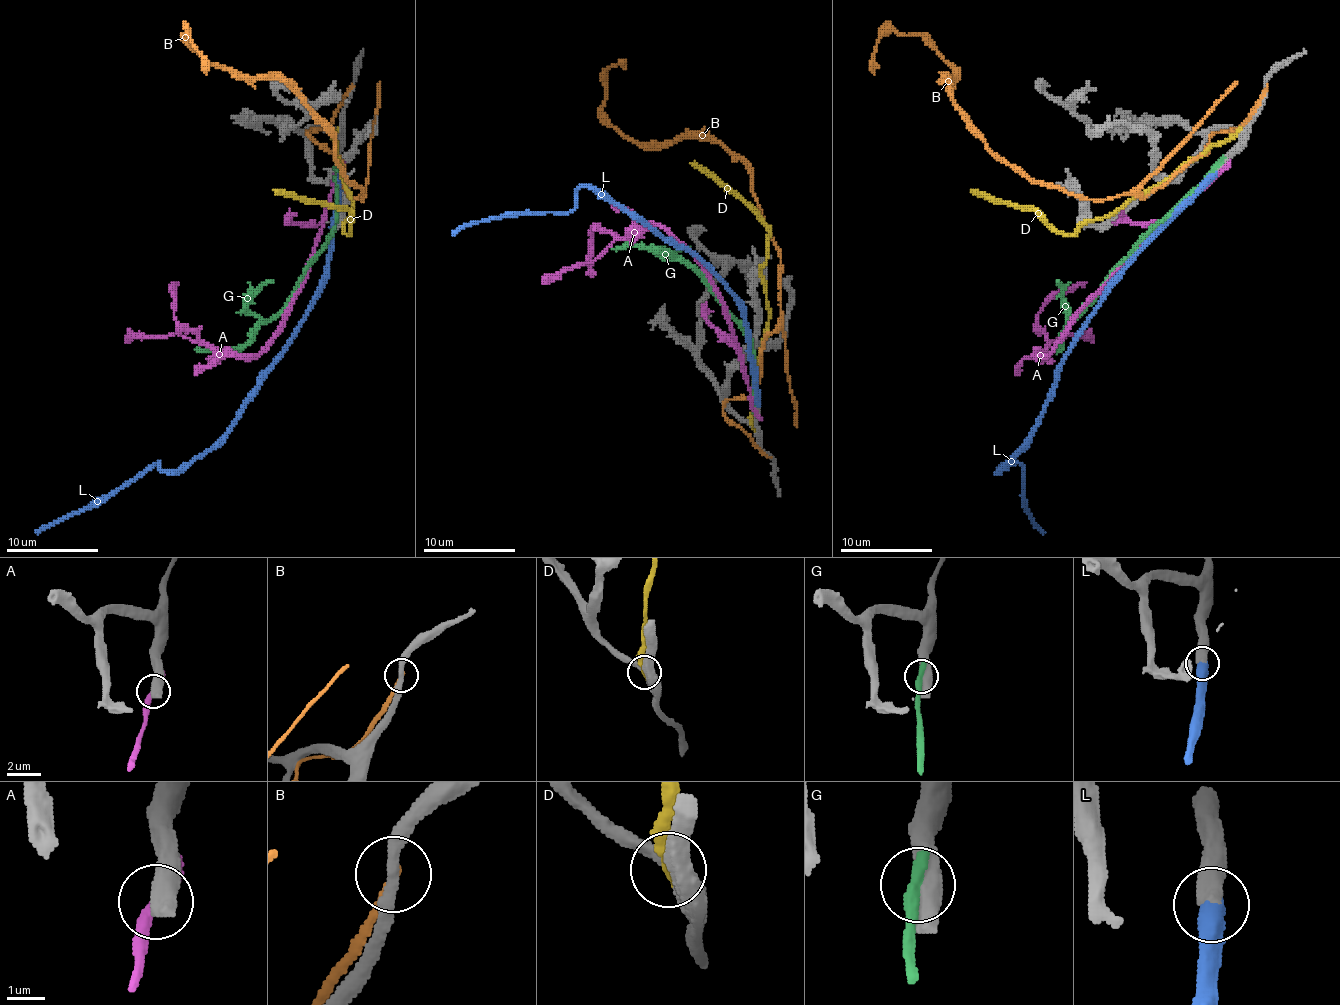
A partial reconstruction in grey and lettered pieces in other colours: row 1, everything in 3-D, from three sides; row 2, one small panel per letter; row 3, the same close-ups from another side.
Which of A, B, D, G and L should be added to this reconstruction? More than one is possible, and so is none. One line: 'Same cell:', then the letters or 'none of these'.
Same cell: L

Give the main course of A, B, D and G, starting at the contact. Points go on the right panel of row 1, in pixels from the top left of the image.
A: (1218, 171), (1082, 310), (1047, 354), (1035, 354), (1042, 351), (1047, 338), (1038, 314), (1052, 298), (1086, 282)
B: (1267, 86), (1239, 127), (1209, 136), (1144, 197), (1079, 199), (1001, 160), (922, 37), (888, 30), (874, 74)
D: (1237, 132), (1202, 155), (1190, 157), (1172, 176), (1070, 234), (1056, 234), (1033, 210), (999, 204), (973, 190)
G: (1218, 164), (1114, 271), (1098, 296), (1063, 328), (1059, 349)

